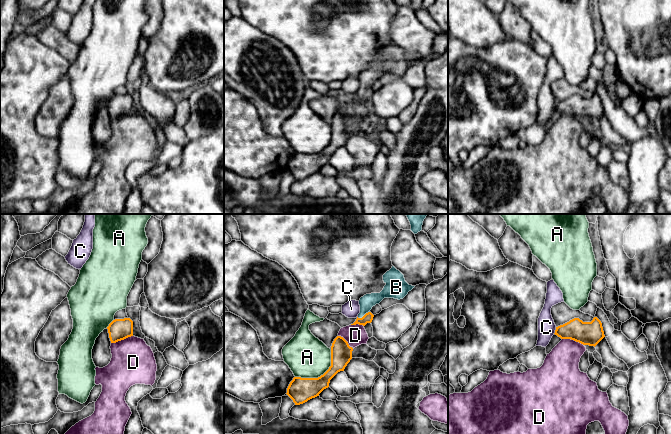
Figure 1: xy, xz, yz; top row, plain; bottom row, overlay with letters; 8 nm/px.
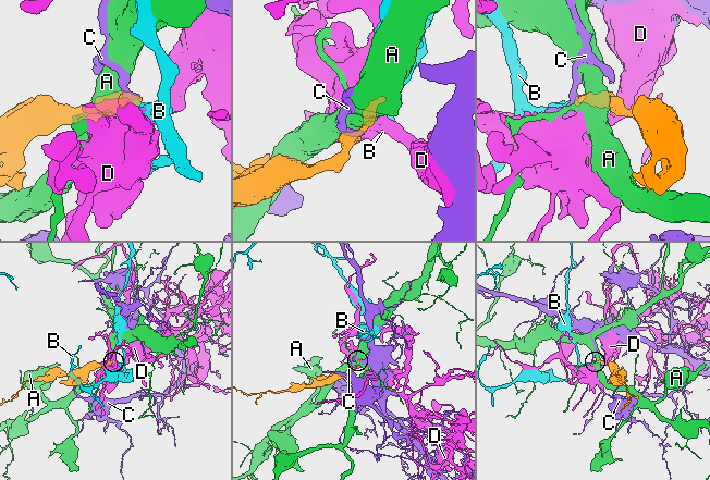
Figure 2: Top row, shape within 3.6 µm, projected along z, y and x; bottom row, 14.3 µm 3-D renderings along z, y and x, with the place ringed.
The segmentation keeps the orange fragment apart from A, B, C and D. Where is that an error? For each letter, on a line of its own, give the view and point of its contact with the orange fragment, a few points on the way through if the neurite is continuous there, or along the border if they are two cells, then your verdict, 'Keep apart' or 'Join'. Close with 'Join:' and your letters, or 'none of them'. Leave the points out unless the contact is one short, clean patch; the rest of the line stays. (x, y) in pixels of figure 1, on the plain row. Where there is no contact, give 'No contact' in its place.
A: Touches orange at xz (321, 151). Keep apart
B: Touches orange at xz (364, 91). Path across: xz (368, 93), (364, 91), (366, 78). Join
C: Touches orange at yz (555, 106). Boundary: yz (556, 103), (553, 109). Keep apart
D: Touches orange at xy (121, 115). Boundary: xy (132, 111), (111, 119). Keep apart
Join: B

